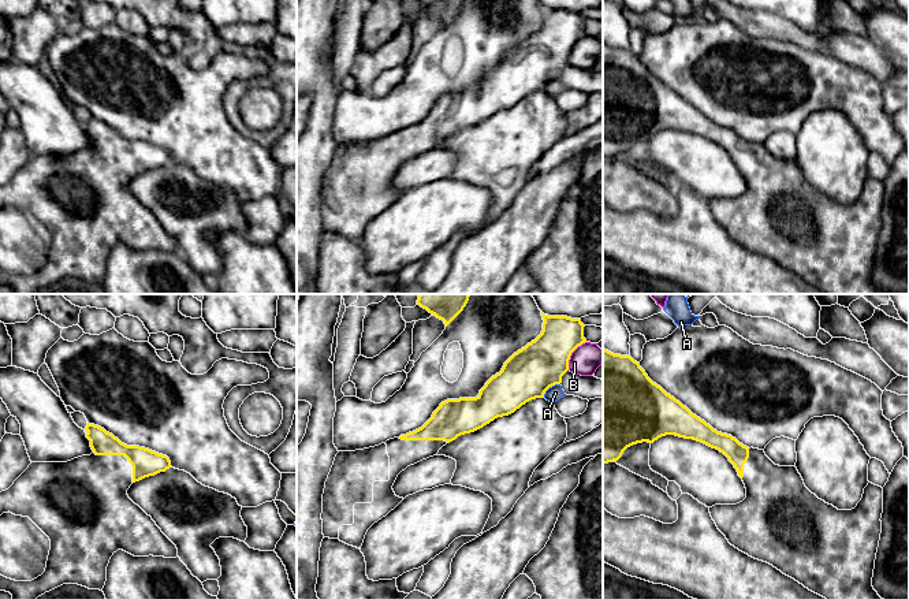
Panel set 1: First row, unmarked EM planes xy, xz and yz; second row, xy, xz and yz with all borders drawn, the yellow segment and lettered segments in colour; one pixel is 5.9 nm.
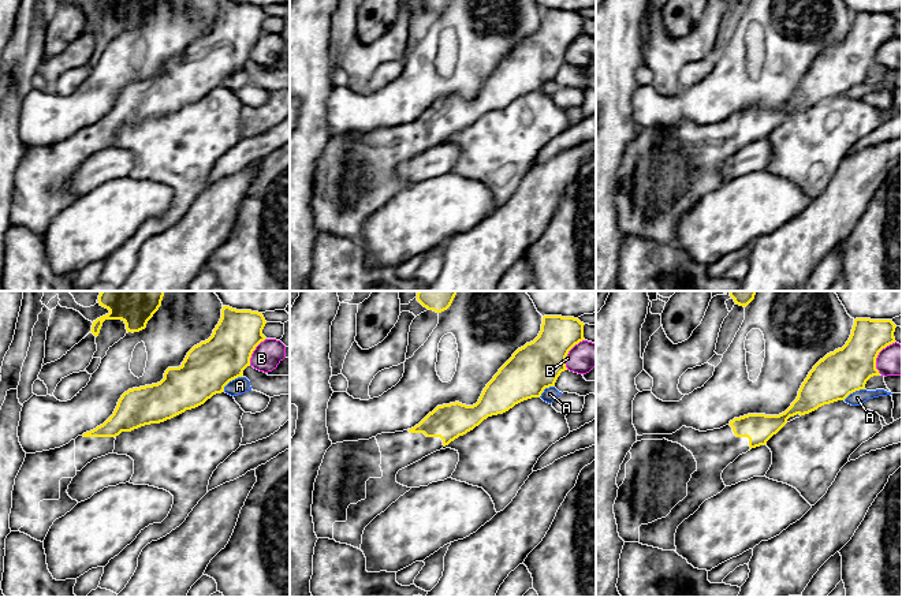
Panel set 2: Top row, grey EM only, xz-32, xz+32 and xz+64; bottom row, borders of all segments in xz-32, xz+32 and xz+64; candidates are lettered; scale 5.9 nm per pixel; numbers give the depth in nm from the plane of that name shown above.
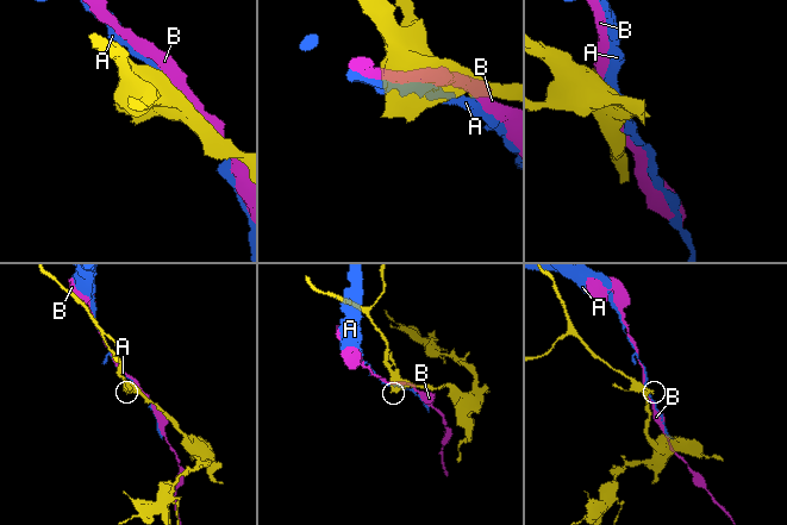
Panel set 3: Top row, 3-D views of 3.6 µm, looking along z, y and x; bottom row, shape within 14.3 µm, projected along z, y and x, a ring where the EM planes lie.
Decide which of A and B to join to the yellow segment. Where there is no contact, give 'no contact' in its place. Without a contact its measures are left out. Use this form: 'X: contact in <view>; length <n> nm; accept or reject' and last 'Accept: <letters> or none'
A: contact in xz; length 130 nm; reject
B: contact in xz; length 200 nm; reject
Accept: none

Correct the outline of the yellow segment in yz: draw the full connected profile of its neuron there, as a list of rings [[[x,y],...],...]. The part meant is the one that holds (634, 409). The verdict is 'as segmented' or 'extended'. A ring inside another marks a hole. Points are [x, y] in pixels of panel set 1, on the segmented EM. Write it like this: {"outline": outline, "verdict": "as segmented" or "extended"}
{"outline": [[[603,347],[603,507],[619,518],[645,516],[663,524],[678,520],[678,505],[667,492],[616,464],[623,451],[637,443],[653,443],[662,436],[675,435],[701,442],[723,453],[734,465],[746,488],[746,498],[737,505],[709,507],[712,520],[729,543],[749,557],[767,562],[826,599],[882,599],[872,587],[875,559],[882,533],[883,488],[868,483],[857,506],[838,510],[812,494],[796,466],[775,465],[764,450],[746,447],[735,438],[718,432],[693,414],[660,386],[630,356],[614,354]]], "verdict": "extended"}

